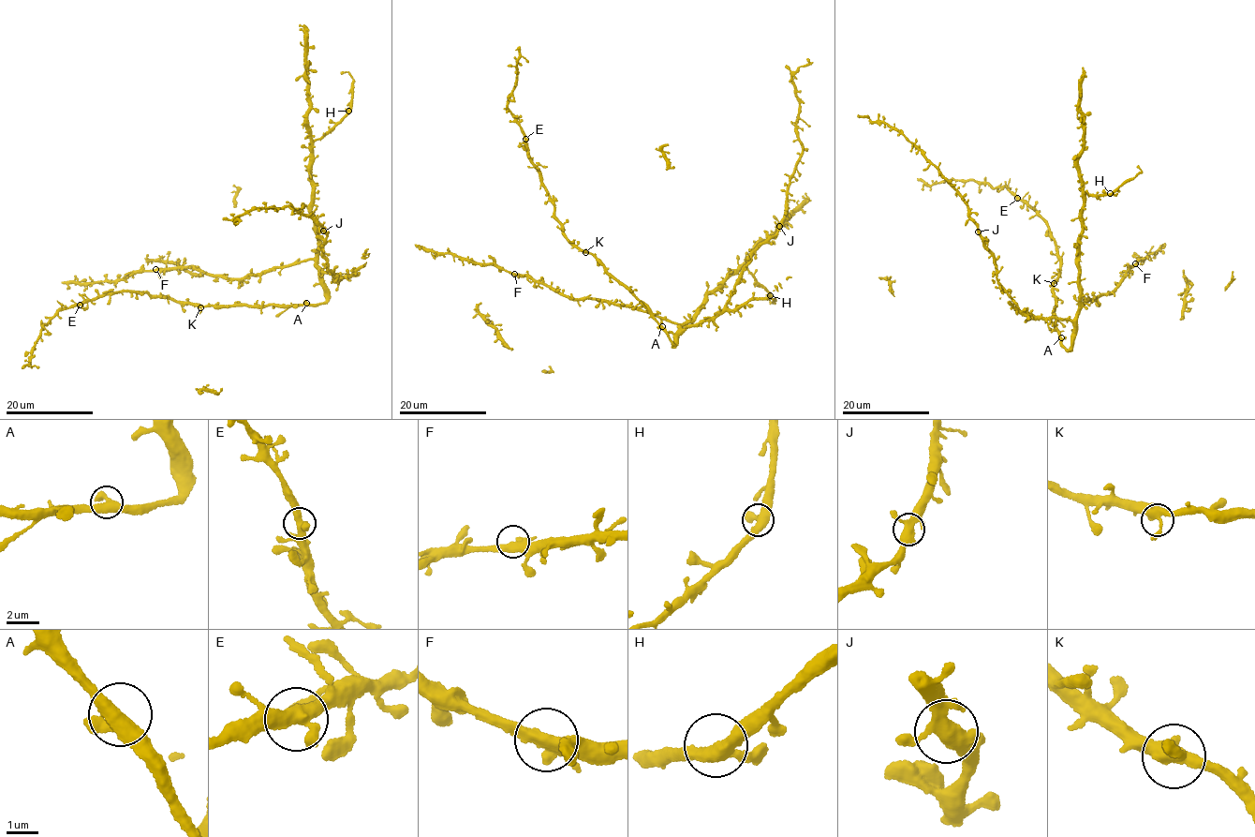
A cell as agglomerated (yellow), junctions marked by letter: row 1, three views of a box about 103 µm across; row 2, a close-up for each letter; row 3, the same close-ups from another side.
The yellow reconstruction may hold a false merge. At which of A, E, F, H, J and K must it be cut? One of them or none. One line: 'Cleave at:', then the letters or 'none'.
Cleave at: none

